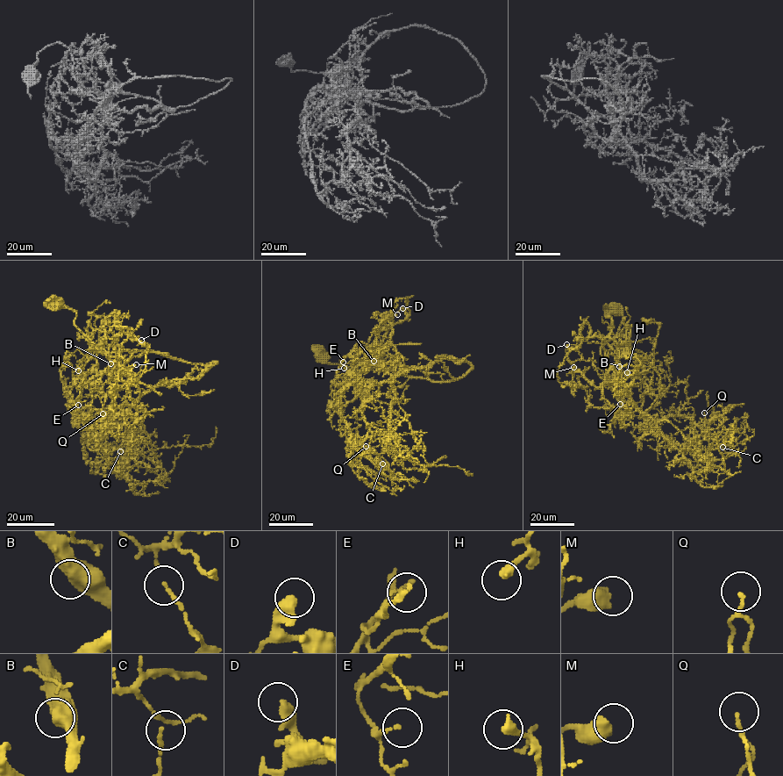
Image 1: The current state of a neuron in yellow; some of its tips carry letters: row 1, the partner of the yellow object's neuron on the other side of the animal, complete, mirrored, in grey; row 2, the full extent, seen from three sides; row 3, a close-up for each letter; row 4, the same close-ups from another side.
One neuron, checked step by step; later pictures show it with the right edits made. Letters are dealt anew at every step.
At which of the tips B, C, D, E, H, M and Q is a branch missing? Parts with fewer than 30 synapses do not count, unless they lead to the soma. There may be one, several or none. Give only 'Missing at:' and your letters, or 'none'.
Missing at: none

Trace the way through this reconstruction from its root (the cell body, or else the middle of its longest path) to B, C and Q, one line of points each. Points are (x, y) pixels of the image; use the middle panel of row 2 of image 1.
B: (323, 356), (340, 364), (363, 341), (382, 349), (380, 361), (367, 353), (373, 361)
C: (323, 356), (340, 364), (363, 341), (399, 361), (363, 412), (363, 453), (382, 463)
Q: (323, 356), (340, 364), (359, 341), (382, 349), (359, 379), (337, 385), (346, 384), (341, 417), (366, 446)

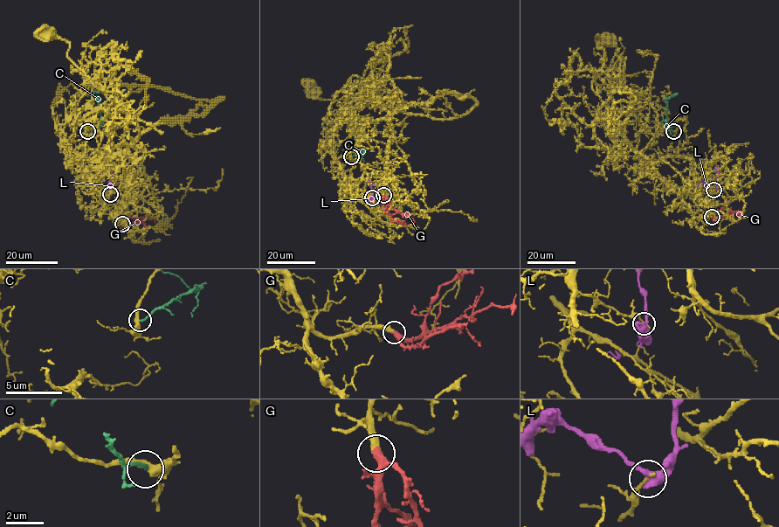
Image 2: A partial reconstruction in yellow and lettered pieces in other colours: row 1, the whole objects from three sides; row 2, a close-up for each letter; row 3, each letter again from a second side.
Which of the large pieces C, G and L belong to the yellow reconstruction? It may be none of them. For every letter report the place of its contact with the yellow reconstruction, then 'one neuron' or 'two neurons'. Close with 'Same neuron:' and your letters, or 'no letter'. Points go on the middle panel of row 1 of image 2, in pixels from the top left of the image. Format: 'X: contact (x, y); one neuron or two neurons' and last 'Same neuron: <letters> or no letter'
C: contact (351, 156); two neurons
G: contact (383, 195); one neuron
L: contact (372, 197); two neurons
Same neuron: G

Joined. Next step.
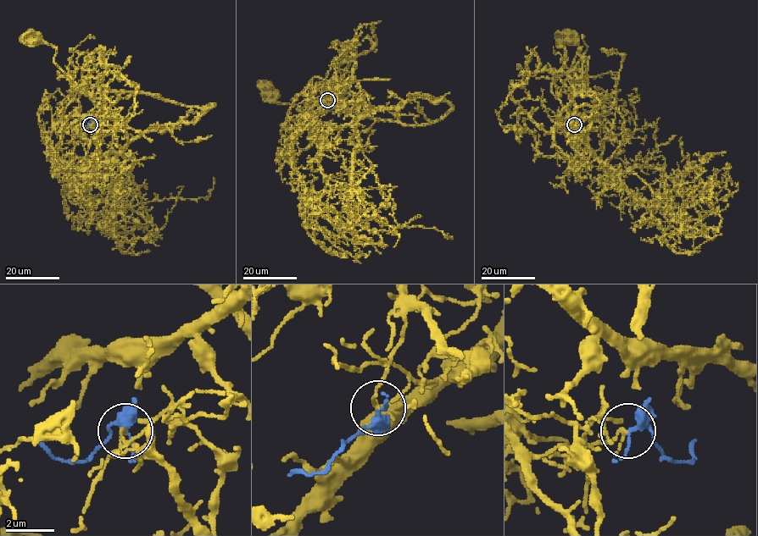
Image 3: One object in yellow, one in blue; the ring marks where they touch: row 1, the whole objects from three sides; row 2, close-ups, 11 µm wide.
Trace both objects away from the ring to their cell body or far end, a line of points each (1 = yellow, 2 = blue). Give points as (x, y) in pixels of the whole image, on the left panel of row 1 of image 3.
1: (90, 124), (101, 123), (107, 115), (105, 102), (86, 96), (54, 62), (54, 48), (36, 32), (33, 35)
2: (90, 124), (86, 127), (80, 125)

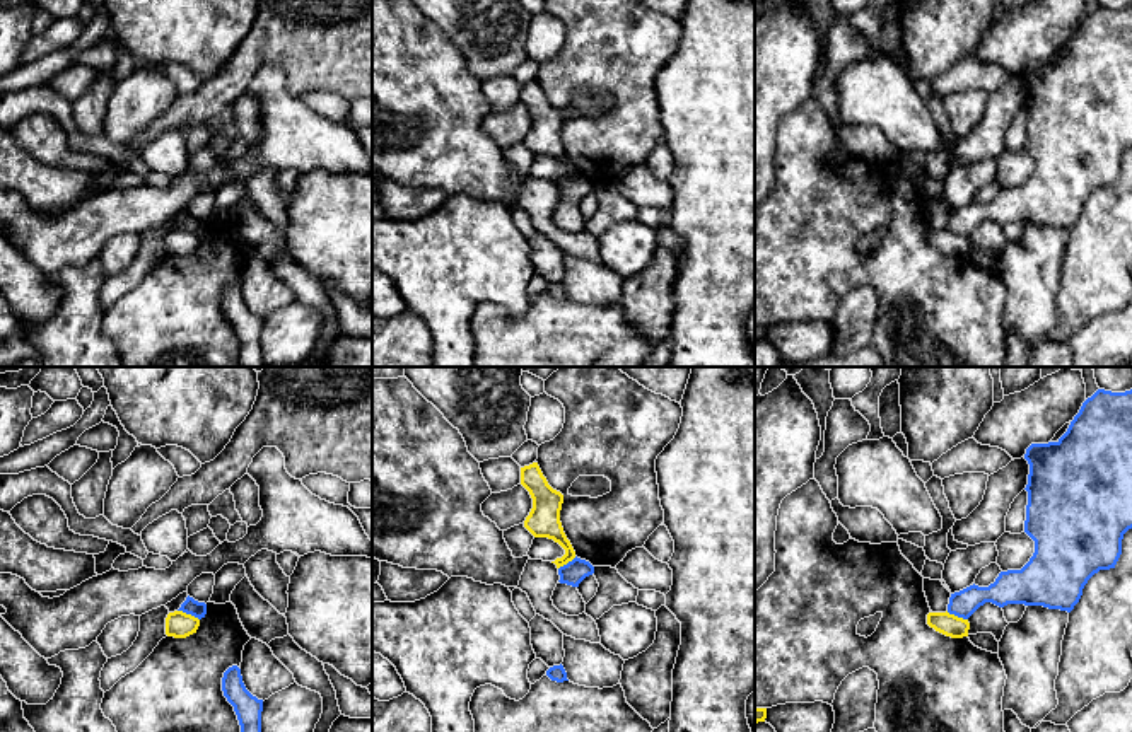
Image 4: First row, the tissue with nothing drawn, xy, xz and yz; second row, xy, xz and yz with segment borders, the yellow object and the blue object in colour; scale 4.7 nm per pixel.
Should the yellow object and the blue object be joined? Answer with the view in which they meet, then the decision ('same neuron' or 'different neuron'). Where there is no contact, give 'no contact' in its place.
contact in xy; different neuron

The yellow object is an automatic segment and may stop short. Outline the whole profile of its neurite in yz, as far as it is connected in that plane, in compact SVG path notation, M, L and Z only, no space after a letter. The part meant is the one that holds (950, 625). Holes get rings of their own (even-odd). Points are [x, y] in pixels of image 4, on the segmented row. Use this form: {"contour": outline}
{"contour": "M929 613L927 625L936 631L951 636L963 638L968 636L970 623L968 619L958 618L954 614L946 613Z"}

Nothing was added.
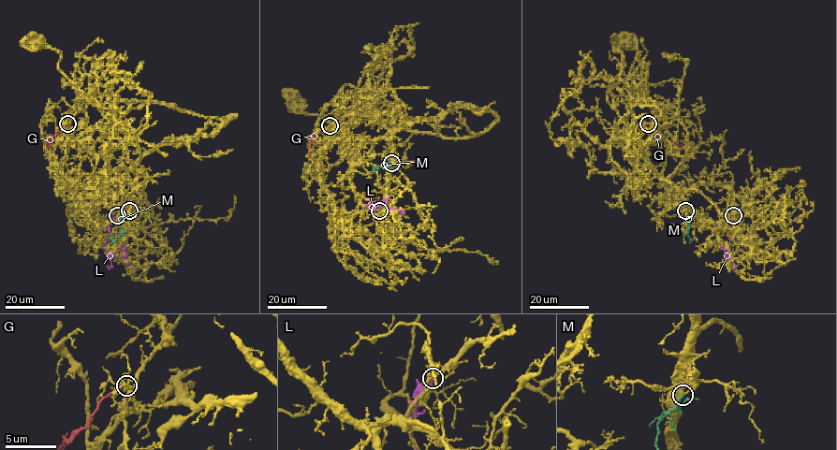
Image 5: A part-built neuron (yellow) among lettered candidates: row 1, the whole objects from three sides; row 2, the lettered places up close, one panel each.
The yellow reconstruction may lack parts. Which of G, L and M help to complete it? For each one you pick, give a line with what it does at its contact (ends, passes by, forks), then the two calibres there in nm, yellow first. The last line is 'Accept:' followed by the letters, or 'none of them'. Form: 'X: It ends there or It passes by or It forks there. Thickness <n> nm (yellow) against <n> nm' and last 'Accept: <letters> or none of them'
M: It ends there. Thickness 120 nm (yellow) against 180 nm
Accept: M

